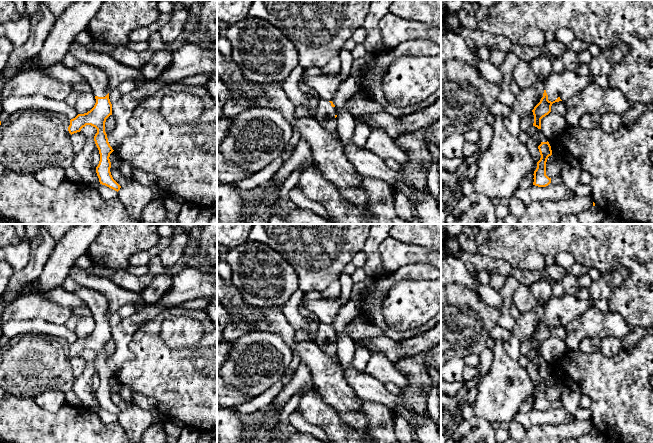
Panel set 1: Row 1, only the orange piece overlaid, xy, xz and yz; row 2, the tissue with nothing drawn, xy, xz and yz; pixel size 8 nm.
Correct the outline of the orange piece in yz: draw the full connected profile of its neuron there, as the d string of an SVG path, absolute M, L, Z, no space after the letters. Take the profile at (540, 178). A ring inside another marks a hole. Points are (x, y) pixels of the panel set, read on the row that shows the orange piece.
M541 142L538 146L541 158L537 162L537 168L534 171L533 185L538 187L546 187L551 183L551 178L546 175L546 162L549 156L552 155L552 150L549 142Z

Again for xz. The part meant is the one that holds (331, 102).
M320 99L316 119L329 131L336 131L337 108L332 101Z

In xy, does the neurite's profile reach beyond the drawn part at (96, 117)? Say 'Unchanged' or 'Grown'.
Grown

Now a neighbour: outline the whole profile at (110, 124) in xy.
M110 115L105 122L105 132L108 135L116 127L116 122L113 115Z

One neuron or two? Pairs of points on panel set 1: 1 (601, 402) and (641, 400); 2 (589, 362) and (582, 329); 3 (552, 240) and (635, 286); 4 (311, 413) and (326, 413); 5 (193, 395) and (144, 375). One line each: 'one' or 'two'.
1: one
2: two
3: one
4: one
5: one

